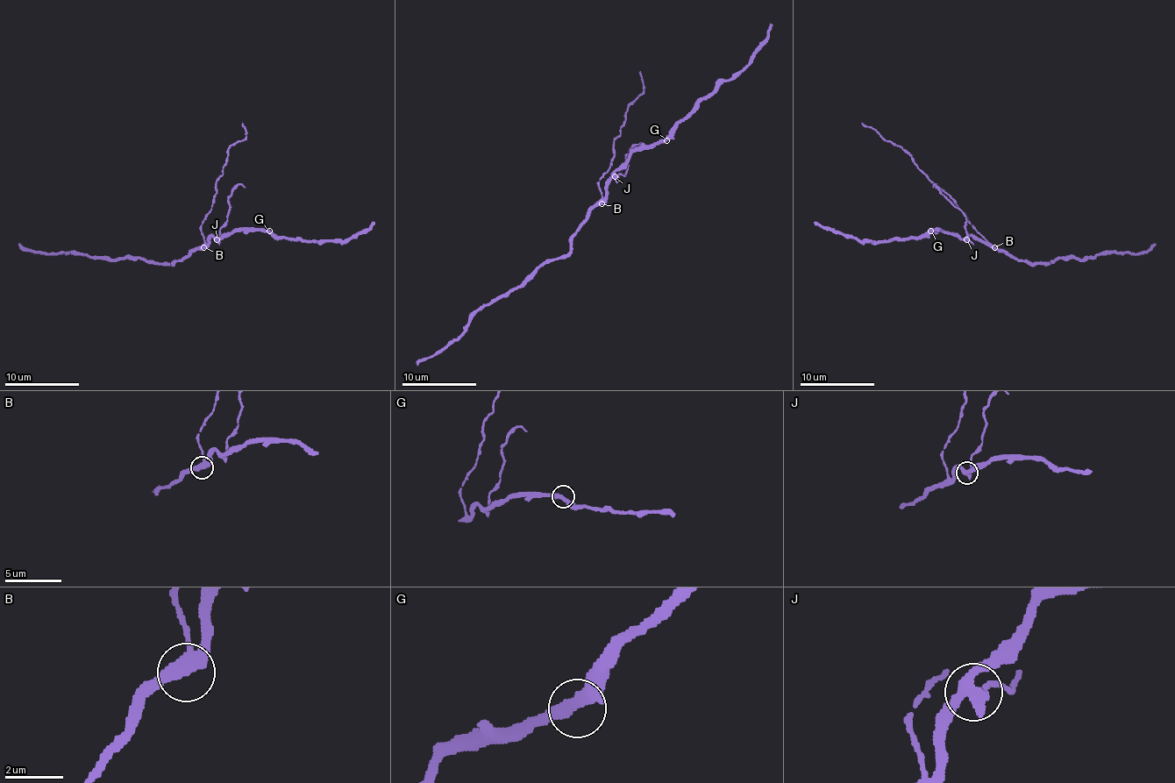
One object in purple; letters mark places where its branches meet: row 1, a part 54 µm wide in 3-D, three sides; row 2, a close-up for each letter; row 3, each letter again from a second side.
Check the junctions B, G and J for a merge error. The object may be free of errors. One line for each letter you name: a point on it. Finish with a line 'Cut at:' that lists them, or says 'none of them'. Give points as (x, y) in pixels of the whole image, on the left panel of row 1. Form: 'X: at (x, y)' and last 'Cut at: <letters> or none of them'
J: at (217, 239)
Cut at: J

